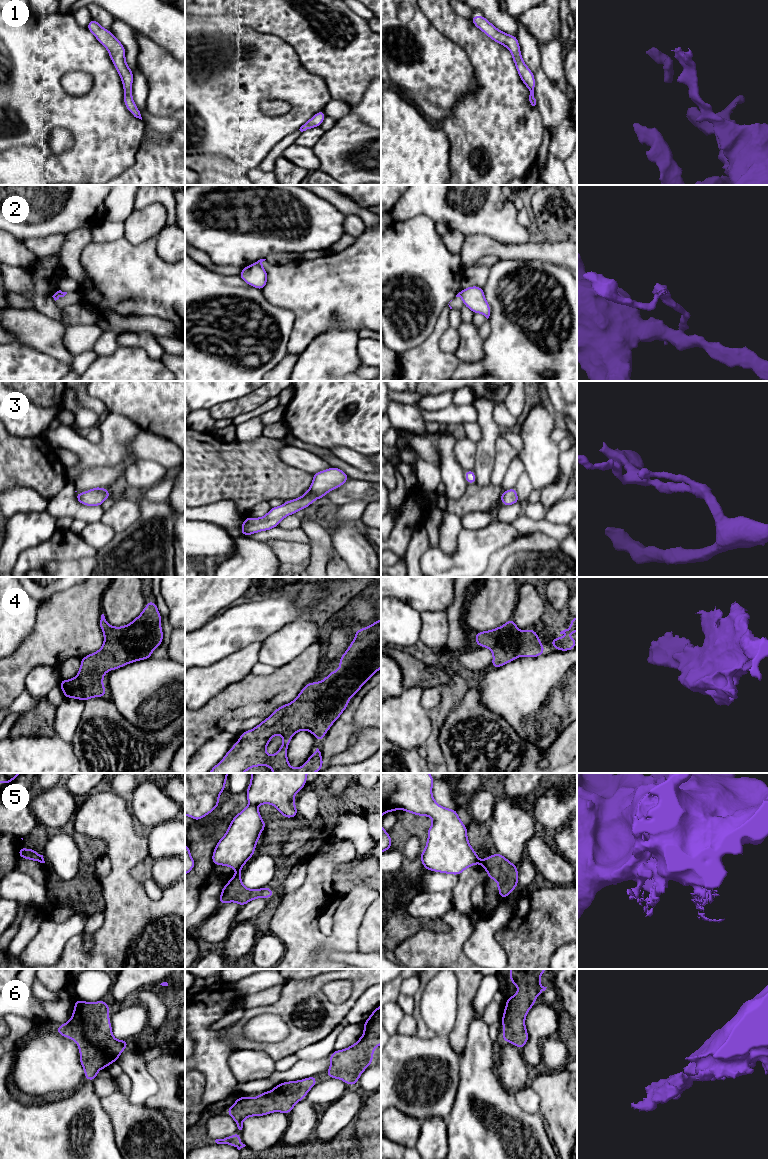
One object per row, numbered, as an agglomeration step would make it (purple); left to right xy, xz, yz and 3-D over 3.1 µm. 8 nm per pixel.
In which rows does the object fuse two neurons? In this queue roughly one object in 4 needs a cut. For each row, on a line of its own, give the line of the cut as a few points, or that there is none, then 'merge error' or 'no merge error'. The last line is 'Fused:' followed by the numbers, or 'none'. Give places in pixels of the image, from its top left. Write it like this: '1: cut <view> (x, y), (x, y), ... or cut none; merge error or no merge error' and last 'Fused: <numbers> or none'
1: cut none; no merge error
2: cut xz (254, 263), (262, 268); merge error
3: cut none; no merge error
4: cut none; no merge error
5: cut xz (237, 869), (240, 870); merge error
6: cut none; no merge error
Fused: 2, 5

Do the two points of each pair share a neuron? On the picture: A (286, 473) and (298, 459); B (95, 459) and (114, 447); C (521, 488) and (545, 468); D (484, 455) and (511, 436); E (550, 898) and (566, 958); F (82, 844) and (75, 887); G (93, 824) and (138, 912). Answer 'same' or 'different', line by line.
A: different
B: same
C: different
D: different
E: different
F: same
G: same

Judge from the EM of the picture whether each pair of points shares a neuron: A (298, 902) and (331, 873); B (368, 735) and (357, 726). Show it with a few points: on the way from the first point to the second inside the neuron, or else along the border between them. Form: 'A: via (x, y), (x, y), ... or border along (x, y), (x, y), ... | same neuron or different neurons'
A: via (306, 898), (323, 881) | same neuron
B: border along (370, 727), (360, 732), (349, 749) | different neurons

